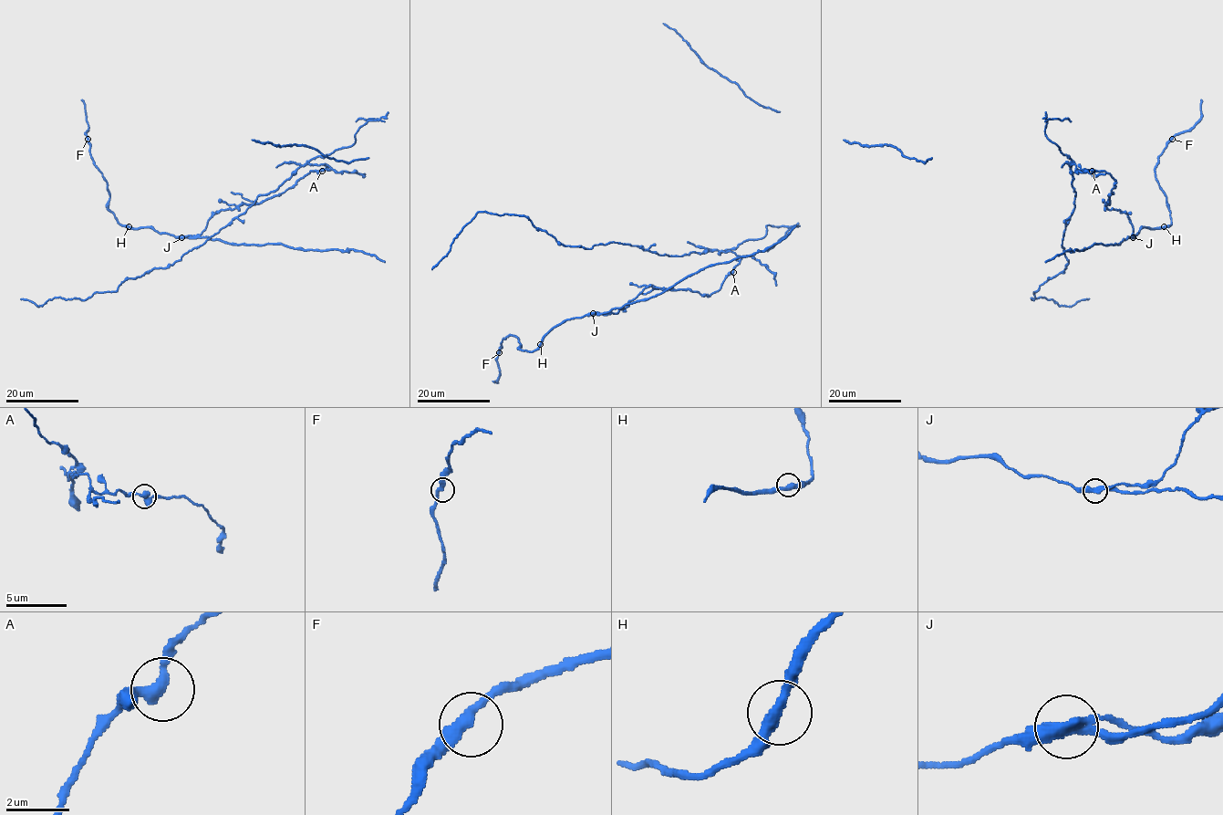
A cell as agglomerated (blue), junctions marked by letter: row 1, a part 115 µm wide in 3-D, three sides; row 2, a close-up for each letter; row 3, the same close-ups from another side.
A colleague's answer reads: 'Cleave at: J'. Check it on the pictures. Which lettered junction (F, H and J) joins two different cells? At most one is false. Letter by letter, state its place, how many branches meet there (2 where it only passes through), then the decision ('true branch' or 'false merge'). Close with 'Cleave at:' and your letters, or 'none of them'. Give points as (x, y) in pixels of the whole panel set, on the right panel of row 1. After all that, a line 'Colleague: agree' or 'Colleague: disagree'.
F: (1172, 139) | 2 | true branch
H: (1164, 226) | 2 | true branch
J: (1133, 237) | 2 | false merge
Cleave at: J
Colleague: agree

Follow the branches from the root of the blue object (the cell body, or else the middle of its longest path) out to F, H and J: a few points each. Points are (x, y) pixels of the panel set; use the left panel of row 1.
F: (321, 170), (259, 203), (220, 210), (199, 235), (173, 236), (118, 222), (88, 139)
H: (321, 170), (312, 171), (284, 193), (259, 203), (220, 210), (199, 235), (173, 236), (149, 227), (129, 226)
J: (321, 170), (312, 171), (284, 193), (259, 203), (242, 203), (233, 210), (220, 210), (199, 235), (181, 237)

